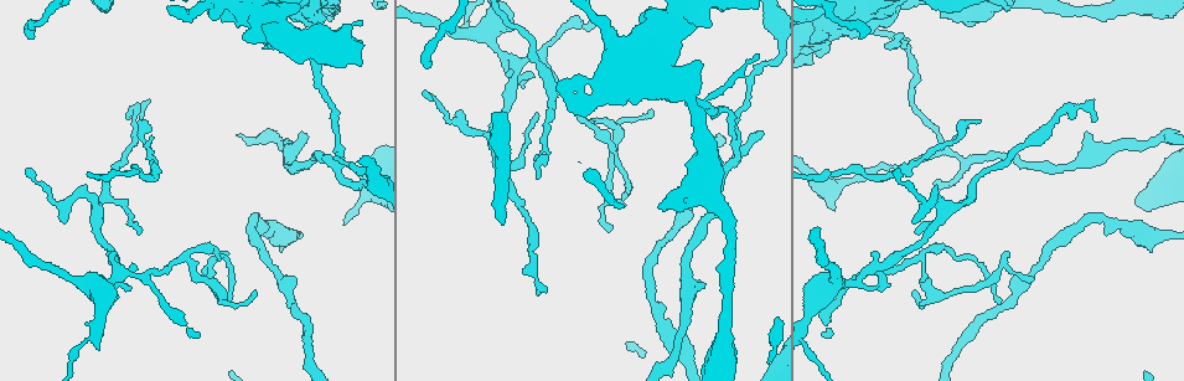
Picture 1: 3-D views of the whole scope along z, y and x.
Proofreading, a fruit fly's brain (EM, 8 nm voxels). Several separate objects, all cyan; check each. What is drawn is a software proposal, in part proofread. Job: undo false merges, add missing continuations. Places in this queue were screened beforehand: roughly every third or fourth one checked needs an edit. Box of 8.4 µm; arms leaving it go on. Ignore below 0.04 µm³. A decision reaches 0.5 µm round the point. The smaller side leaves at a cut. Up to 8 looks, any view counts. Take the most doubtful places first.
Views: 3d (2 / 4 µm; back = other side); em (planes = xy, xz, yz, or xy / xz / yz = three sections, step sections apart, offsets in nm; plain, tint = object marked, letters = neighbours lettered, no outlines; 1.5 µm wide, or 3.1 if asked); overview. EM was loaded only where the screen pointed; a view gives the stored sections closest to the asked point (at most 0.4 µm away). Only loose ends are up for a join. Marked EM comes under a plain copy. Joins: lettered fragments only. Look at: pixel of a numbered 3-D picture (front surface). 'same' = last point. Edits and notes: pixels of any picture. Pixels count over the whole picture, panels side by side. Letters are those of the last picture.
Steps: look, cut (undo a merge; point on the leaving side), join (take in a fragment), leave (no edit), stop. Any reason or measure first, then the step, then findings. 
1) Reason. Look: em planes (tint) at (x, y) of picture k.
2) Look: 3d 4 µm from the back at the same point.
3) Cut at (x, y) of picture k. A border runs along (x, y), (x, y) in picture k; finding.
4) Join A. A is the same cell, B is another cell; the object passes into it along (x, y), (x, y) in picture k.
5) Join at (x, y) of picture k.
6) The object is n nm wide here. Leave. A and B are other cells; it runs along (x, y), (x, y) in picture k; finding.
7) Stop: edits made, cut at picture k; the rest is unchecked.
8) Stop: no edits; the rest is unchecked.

Stops while still wide. Look: 3d 4 µm from the back at (711, 24) of picture 1.

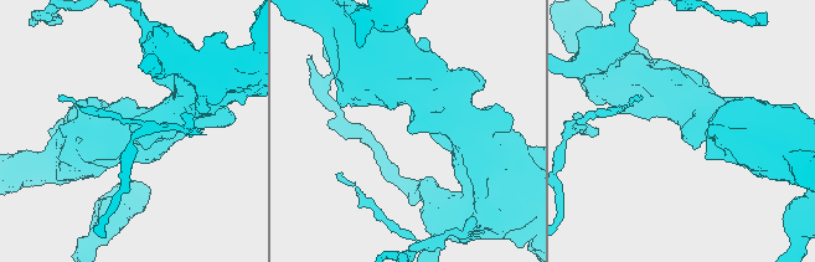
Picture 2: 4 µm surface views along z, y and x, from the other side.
Look: em planes (letters) at (407, 129) of picture 2.

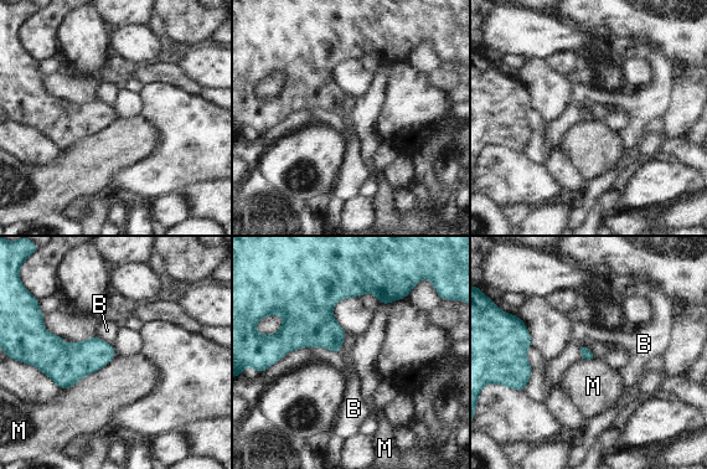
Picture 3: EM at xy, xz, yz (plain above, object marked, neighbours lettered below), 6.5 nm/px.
The longest contact is with M, 400 nm. Leave. B and M are other cells; it runs along (391, 294), (339, 289), (278, 355) in picture 3; none of them fits.

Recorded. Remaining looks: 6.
Branch stops here. Look: 3d 4 µm at (1086, 133) of picture 1.

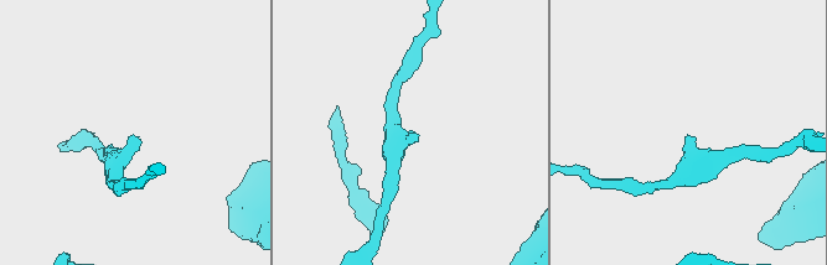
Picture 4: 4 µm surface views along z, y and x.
Now the EM. Look: em yz step 4 (letters) at (408, 136) of picture 4.

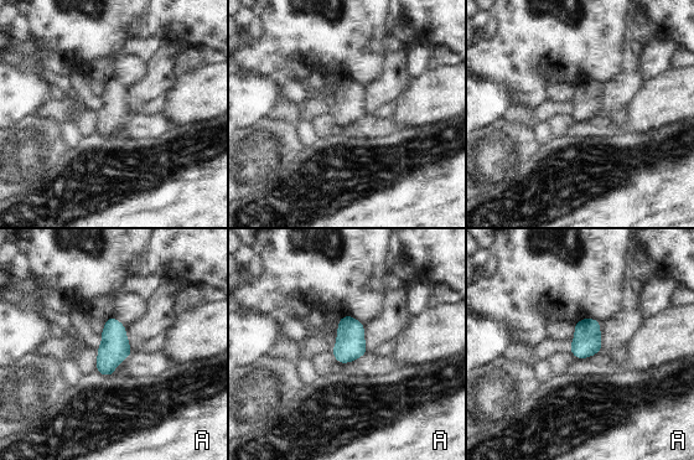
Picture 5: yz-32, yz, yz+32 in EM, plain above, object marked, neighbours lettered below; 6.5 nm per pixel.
Look: em planes (letters) at the same point.

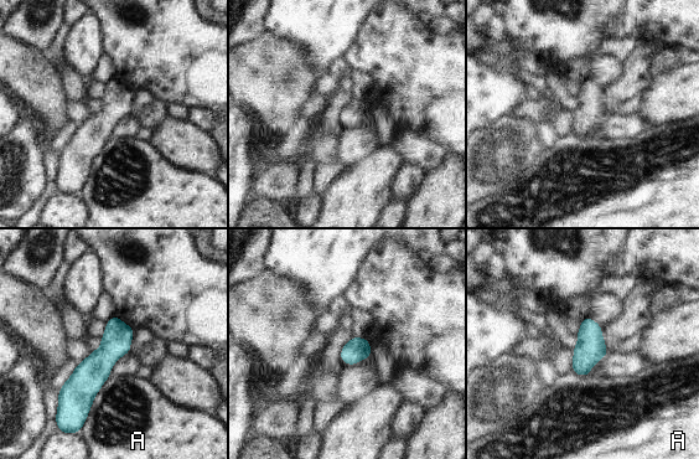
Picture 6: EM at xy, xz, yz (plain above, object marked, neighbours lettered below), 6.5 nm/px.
Leave. A is another cell; it runs along (114, 320), (114, 345), (71, 411) in picture 6; no lettered fragment goes on from it.

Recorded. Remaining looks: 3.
An open end. Look: em xz step 4 (tint) at (196, 336) of picture 1.

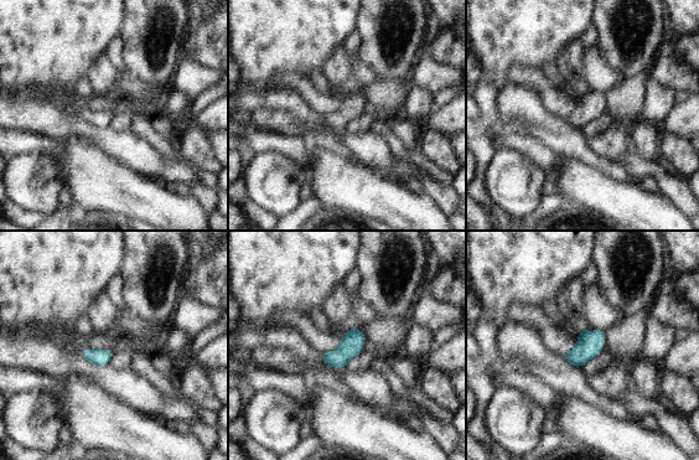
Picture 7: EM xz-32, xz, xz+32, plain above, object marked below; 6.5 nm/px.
Look: em planes (letters) at the same point.

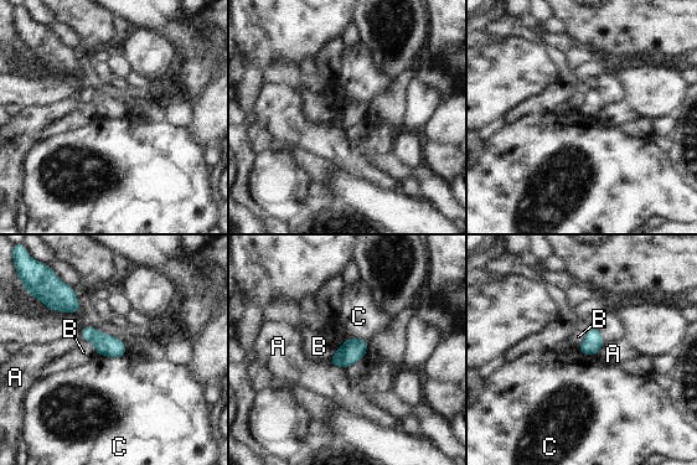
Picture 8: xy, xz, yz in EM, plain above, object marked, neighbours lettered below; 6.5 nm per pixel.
The longest contact is with C, 200 nm. Leave. A, B and C are other cells; a border runs along (366, 340), (347, 339), (337, 349) in picture 8; none of them fits.

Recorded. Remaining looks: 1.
Stop: no edits; the rest is unchecked.

